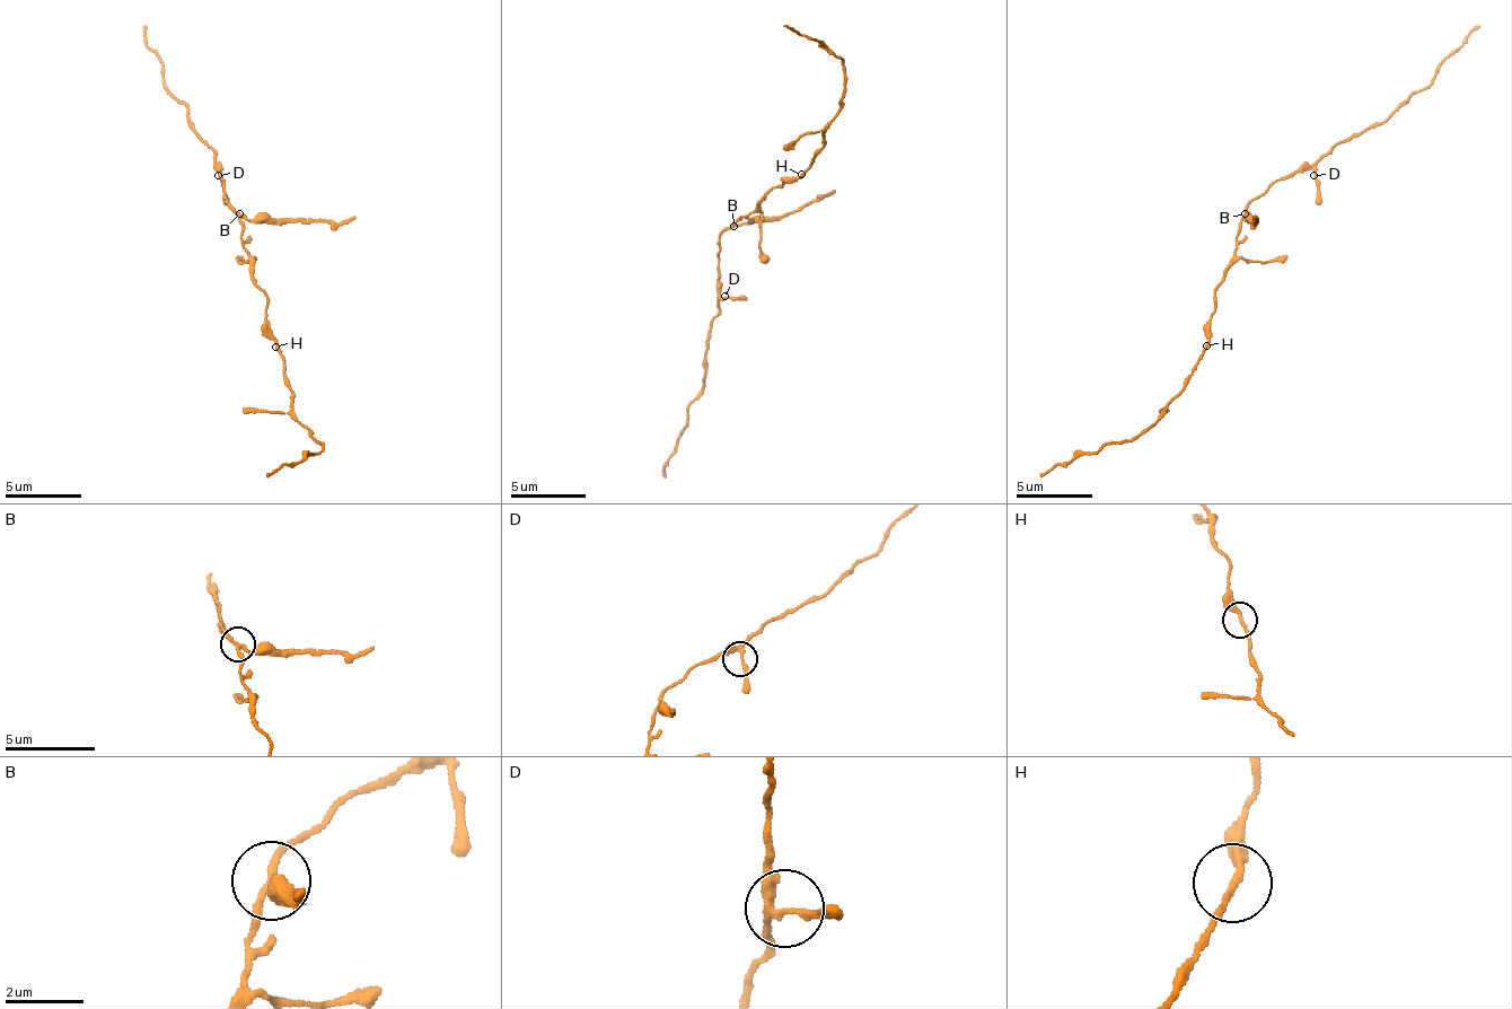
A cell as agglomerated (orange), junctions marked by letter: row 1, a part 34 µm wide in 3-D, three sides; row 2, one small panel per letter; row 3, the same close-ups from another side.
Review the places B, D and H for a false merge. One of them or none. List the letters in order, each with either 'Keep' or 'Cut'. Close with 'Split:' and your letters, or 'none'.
B: Cut
D: Keep
H: Keep
Split: B

